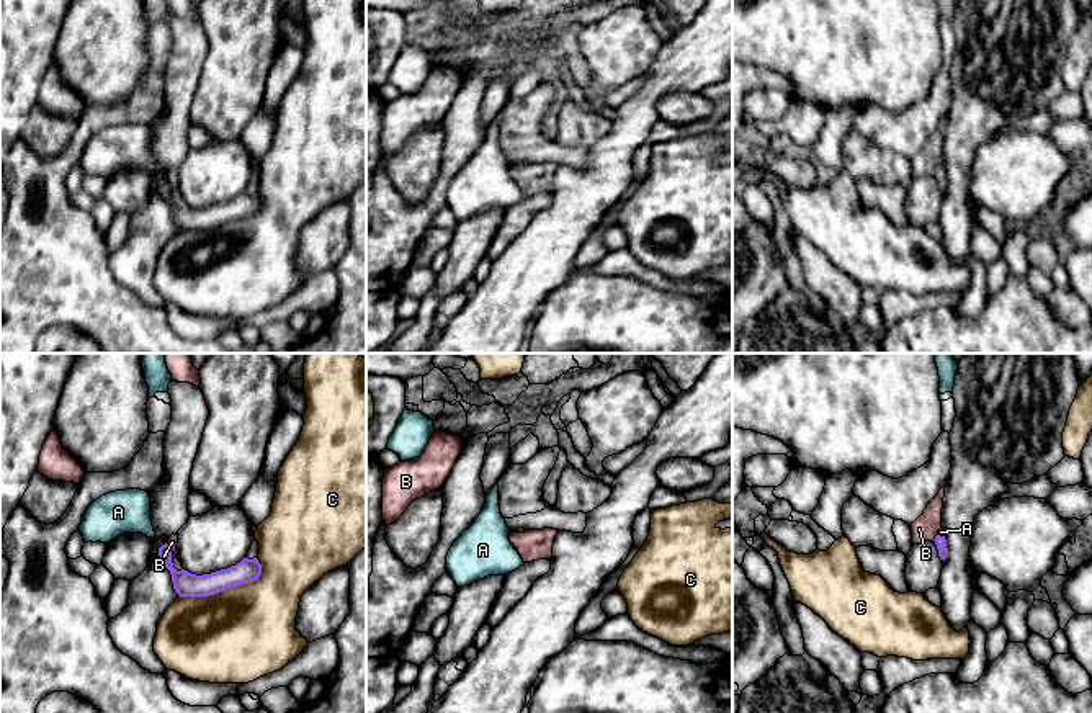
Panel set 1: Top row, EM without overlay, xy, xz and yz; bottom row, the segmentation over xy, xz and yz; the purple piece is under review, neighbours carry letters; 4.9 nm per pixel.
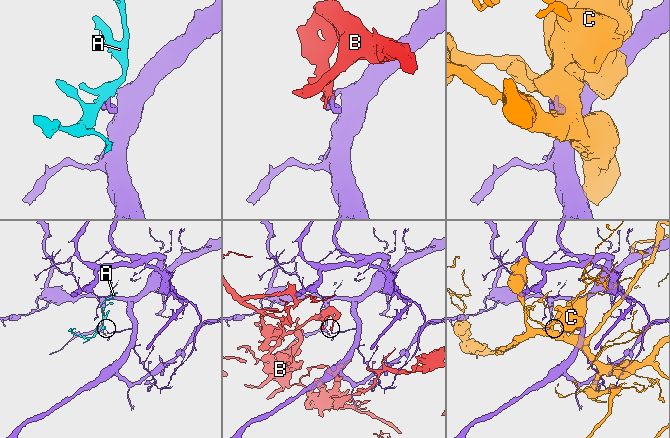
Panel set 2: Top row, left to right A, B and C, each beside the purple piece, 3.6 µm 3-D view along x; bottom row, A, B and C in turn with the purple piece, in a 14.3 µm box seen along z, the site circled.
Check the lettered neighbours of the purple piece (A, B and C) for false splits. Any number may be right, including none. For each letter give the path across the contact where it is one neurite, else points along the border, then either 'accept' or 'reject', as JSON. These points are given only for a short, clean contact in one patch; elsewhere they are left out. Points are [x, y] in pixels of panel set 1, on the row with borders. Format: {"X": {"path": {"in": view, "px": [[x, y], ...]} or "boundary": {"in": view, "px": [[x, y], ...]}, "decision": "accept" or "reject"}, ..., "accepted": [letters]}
{"A": {"path": {"in": "yz", "px": [[940, 542], [942, 537], [940, 532]]}, "decision": "accept"}, "B": {"decision": "reject"}, "C": {"decision": "reject"}, "accepted": ["A"]}

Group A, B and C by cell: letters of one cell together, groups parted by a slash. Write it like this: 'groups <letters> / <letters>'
groups A / B / C

